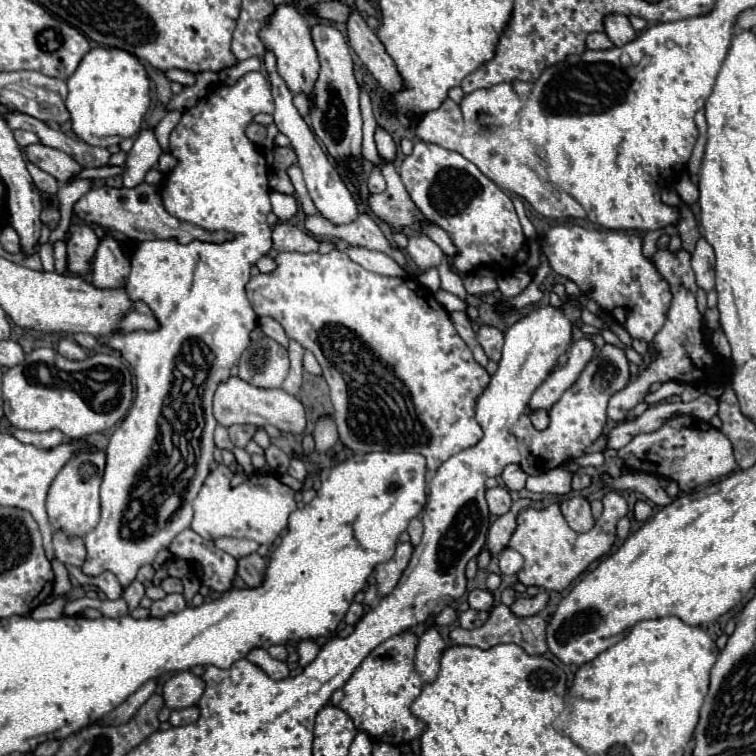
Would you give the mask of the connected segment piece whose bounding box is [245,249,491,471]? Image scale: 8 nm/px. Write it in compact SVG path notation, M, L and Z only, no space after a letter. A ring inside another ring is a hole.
M333 249L327 255L321 255L321 253L277 253L273 257L273 261L277 267L271 273L257 273L249 279L249 283L245 285L247 299L253 307L253 311L257 313L257 317L271 317L271 319L279 321L281 327L285 329L285 335L289 339L295 339L297 343L301 343L301 347L311 351L315 355L315 359L319 361L319 365L323 369L323 377L331 389L331 401L335 407L335 423L339 429L339 439L345 447L349 447L351 451L359 451L359 453L371 453L371 451L421 453L427 459L427 469L435 471L435 469L439 469L439 465L443 461L447 461L447 457L453 457L455 453L479 443L479 439L483 437L483 431L481 431L479 423L475 421L475 403L477 403L479 395L483 393L483 389L489 385L491 377L479 363L475 363L471 349L457 335L457 331L449 319L449 313L439 305L439 301L429 291L423 289L423 285L419 281L409 279L409 277L385 277L379 273L371 273L371 271L363 269L361 265L357 265L355 261L351 261L349 255L339 249Z

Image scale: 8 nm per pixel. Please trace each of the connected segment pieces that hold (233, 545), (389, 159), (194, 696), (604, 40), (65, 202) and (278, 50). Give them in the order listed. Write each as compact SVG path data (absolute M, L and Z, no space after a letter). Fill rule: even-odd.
M221 537L215 539L215 545L223 551L227 551L229 555L233 555L235 559L239 557L247 557L251 553L255 553L259 549L259 543L255 541L247 541L247 539L233 539L233 537Z
M377 125L377 131L375 131L375 145L377 145L377 151L379 151L381 163L393 163L395 161L397 145L395 145L393 137L379 125Z
M189 671L175 673L163 685L163 699L169 709L187 709L195 705L205 691L205 681Z
M589 33L587 35L587 49L611 49L613 43L605 33Z
M73 179L71 183L67 185L61 185L59 191L57 191L57 197L59 197L59 211L61 211L61 221L59 221L59 227L51 233L49 241L55 243L57 239L63 239L65 241L65 231L69 229L69 221L73 217L73 203L83 195L87 193L89 189L93 187L93 179Z
M277 5L277 9L269 15L267 25L259 31L259 37L265 45L267 51L271 51L277 59L277 73L283 77L283 81L287 83L287 87L293 93L311 93L317 73L319 73L319 59L317 59L317 51L315 45L311 41L311 31L305 25L303 17L299 15L297 7L293 5Z

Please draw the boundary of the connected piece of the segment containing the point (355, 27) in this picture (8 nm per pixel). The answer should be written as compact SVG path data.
M353 9L349 21L349 45L371 71L371 75L379 81L379 85L387 93L399 93L403 89L403 77L399 75L393 59L387 55L383 43L379 41L377 33L361 19L357 9Z

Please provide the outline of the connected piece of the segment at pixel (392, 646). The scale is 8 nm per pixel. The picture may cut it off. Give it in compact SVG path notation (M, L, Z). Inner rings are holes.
M407 631L383 641L361 661L347 685L337 689L331 697L331 703L353 719L357 731L367 733L373 741L403 745L423 733L425 725L411 713L411 703L423 689L423 681L413 665L415 649L417 637Z

